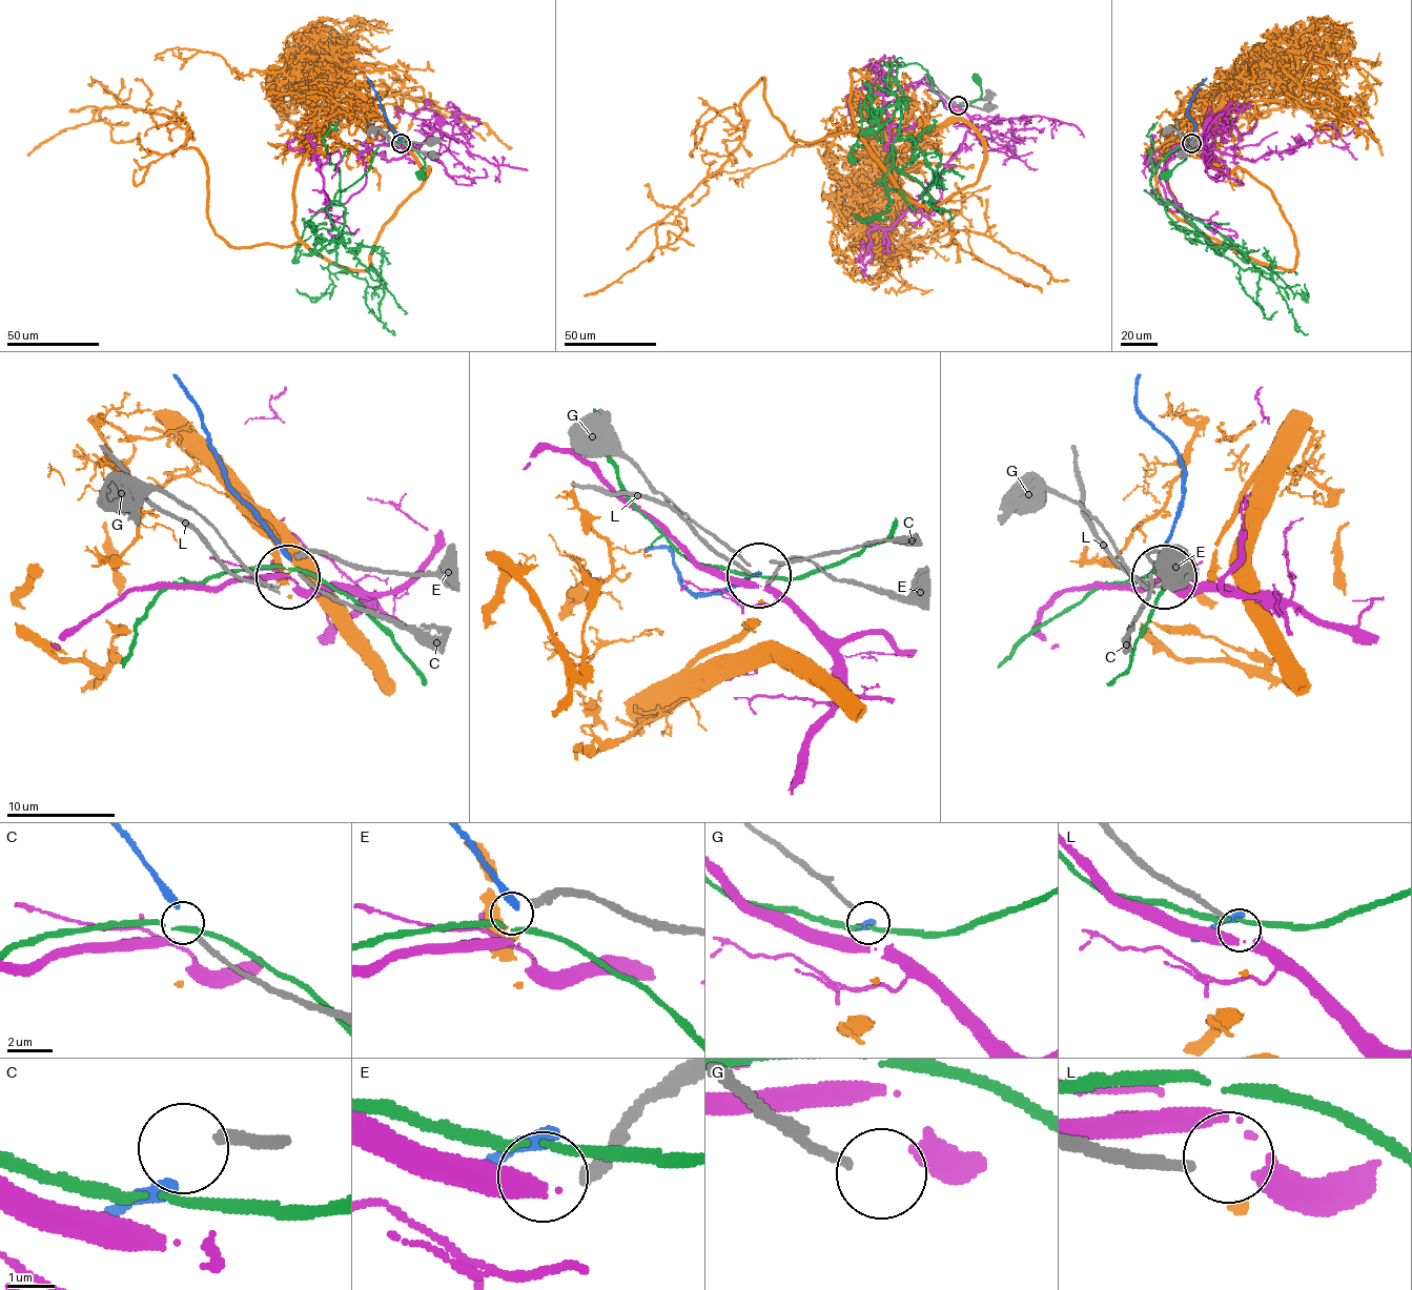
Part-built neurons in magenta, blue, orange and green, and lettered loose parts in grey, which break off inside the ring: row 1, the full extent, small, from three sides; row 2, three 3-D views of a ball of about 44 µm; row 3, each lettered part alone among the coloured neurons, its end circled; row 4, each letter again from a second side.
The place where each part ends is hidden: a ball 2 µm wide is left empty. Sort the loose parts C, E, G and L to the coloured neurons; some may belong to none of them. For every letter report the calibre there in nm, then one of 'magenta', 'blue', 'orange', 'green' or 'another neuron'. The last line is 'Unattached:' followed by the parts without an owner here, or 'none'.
C: 240 nm thick; another neuron
E: 340 nm thick; another neuron
G: 170 nm thick; another neuron
L: 240 nm thick; magenta
Unattached: C, E, G

